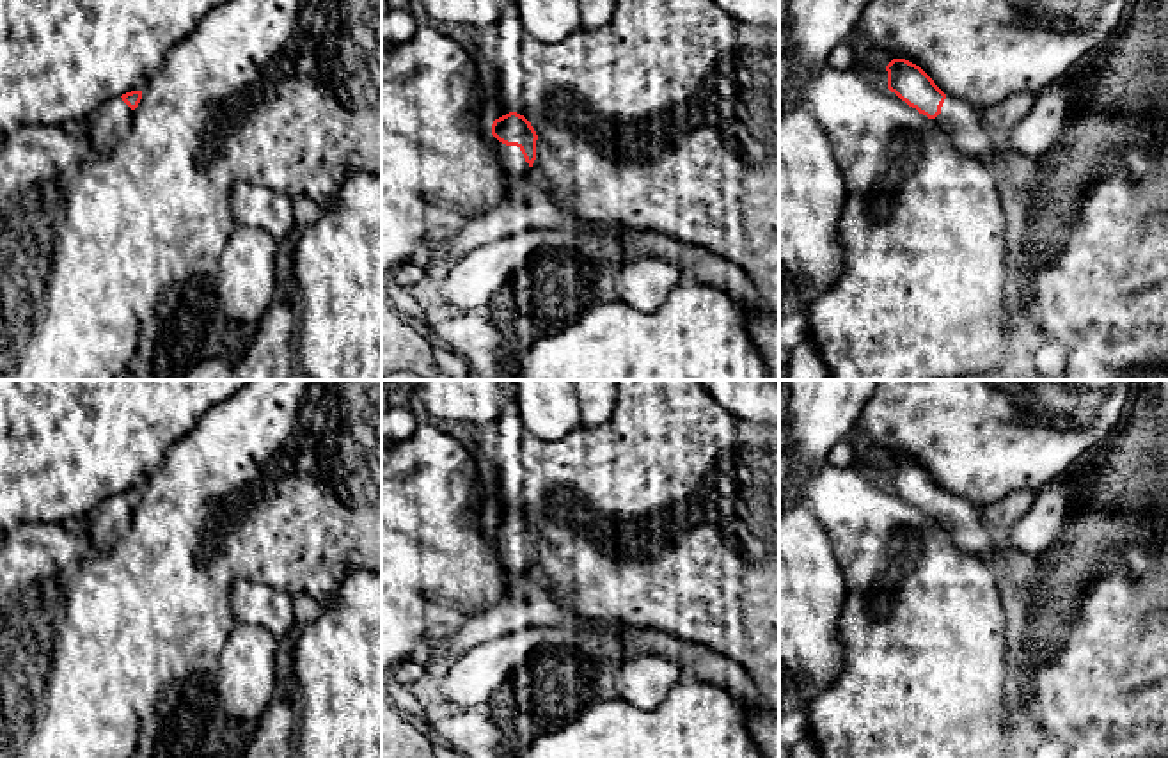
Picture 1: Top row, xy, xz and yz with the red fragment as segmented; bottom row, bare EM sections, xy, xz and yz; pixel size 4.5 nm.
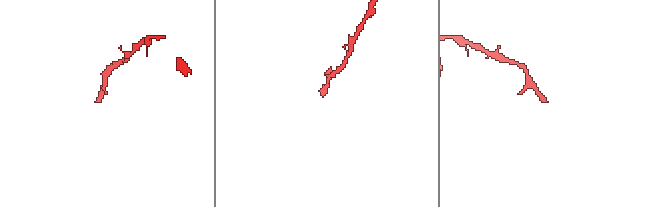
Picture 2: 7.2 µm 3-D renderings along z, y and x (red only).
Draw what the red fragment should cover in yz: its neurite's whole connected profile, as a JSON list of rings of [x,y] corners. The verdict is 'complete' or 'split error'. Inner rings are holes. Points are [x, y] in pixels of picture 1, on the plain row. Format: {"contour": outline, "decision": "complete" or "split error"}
{"contour": [[[893,456],[886,469],[888,486],[919,511],[934,517],[960,552],[982,559],[996,575],[1006,570],[1008,561],[994,545],[994,534],[983,524],[978,506],[966,497],[944,492],[919,463],[905,456]]], "decision": "split error"}

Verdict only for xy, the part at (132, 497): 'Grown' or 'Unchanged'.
Grown

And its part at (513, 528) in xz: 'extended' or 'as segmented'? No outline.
extended

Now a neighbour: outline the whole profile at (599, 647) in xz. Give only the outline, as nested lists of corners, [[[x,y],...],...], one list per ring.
[[[612,625],[616,630],[577,630],[573,634],[557,634],[557,639],[572,643],[584,657],[591,671],[600,664],[612,667],[625,660],[643,655],[644,651],[634,643],[632,634],[637,630],[632,625]]]

